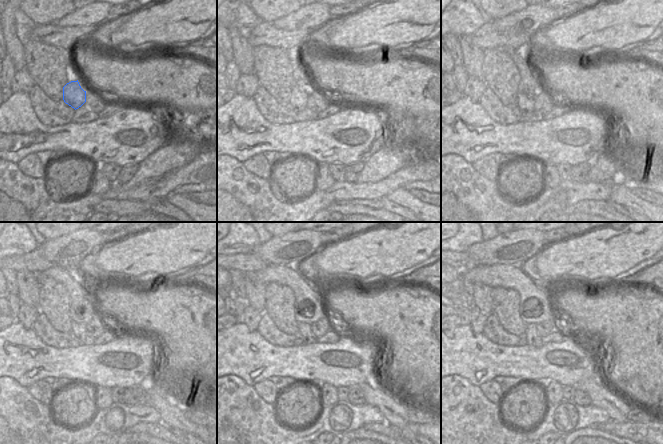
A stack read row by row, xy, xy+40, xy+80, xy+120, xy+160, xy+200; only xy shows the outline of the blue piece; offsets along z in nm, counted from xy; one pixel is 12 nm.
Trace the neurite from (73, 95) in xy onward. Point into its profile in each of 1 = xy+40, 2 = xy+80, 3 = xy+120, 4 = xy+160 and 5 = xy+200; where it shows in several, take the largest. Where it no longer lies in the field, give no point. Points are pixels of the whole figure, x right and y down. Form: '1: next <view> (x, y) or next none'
1: next xy+40 (298, 100)
2: next xy+80 (526, 104)
3: next xy+120 (79, 330)
4: next xy+160 (304, 329)
5: next xy+200 (533, 338)

